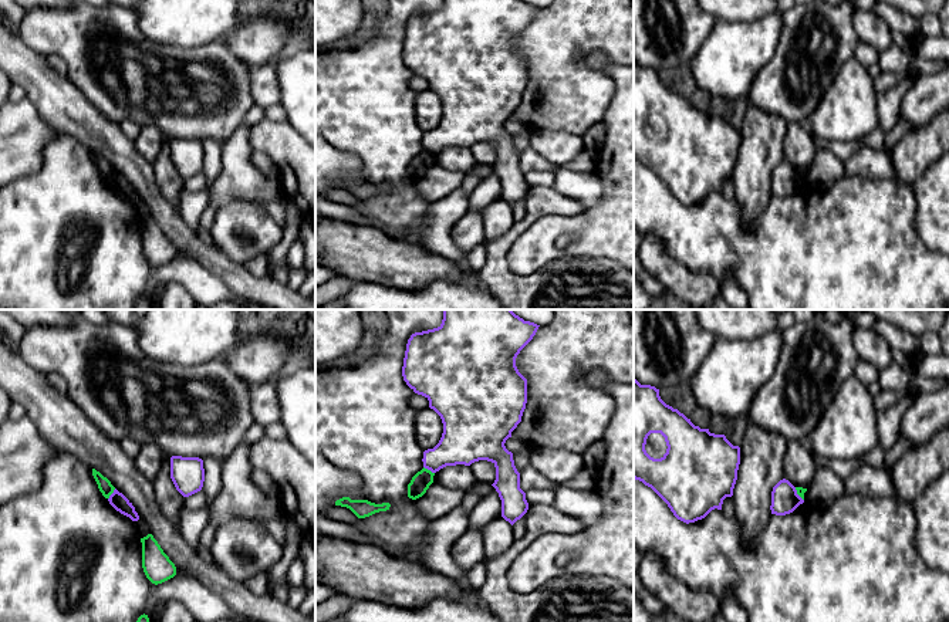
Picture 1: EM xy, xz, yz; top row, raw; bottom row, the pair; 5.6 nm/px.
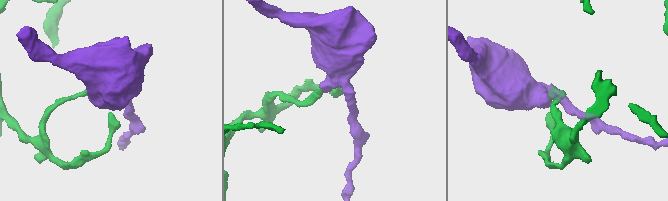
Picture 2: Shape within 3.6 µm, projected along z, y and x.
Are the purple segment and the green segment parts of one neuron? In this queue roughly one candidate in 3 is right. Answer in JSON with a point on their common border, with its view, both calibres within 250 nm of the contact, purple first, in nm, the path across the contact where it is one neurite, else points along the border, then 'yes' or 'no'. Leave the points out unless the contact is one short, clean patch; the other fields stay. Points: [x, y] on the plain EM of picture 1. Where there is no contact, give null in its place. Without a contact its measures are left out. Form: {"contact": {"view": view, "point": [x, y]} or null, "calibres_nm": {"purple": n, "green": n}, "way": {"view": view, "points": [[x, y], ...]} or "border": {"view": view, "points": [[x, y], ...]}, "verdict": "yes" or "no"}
{"contact": {"view": "xz", "point": [429, 151]}, "calibres_nm": {"purple": 260, "green": 110}, "border": {"view": "xz", "points": [[424, 148], [434, 155]]}, "verdict": "no"}

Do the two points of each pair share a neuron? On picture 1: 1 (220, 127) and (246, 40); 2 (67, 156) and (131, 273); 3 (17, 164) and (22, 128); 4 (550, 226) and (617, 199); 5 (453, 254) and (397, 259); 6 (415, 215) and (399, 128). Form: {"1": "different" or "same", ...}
{"1": "different", "2": "same", "3": "same", "4": "same", "5": "different", "6": "same"}

